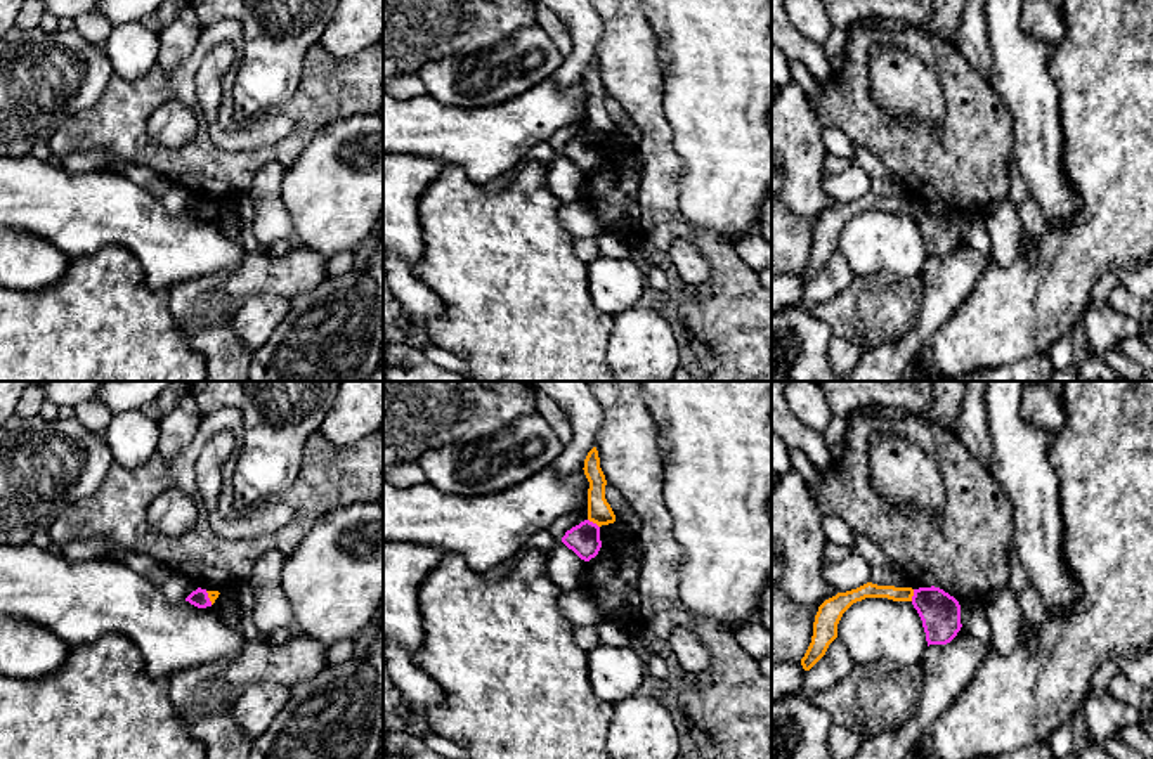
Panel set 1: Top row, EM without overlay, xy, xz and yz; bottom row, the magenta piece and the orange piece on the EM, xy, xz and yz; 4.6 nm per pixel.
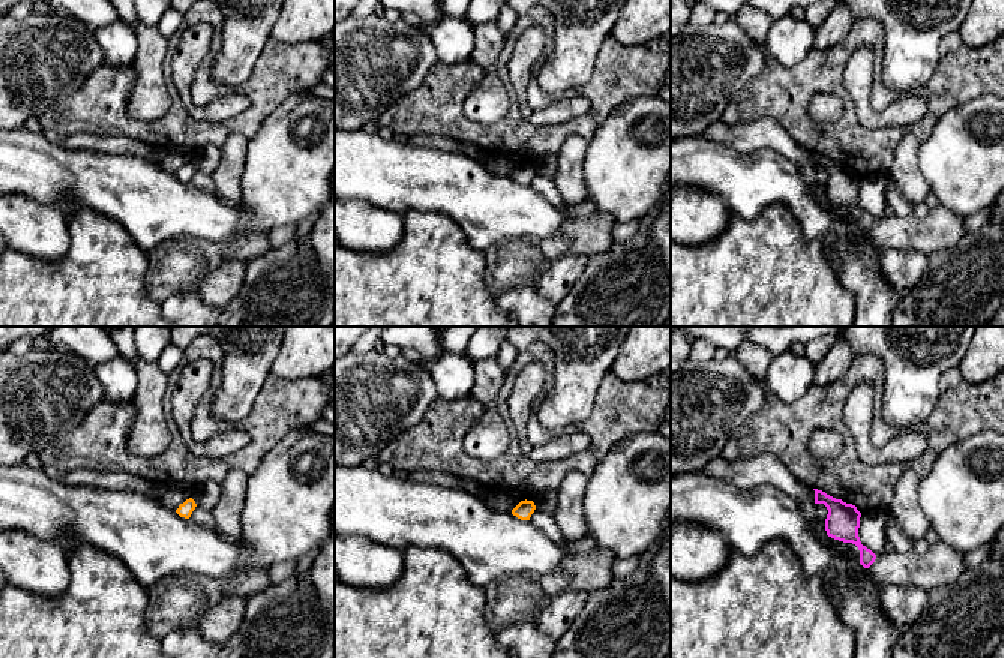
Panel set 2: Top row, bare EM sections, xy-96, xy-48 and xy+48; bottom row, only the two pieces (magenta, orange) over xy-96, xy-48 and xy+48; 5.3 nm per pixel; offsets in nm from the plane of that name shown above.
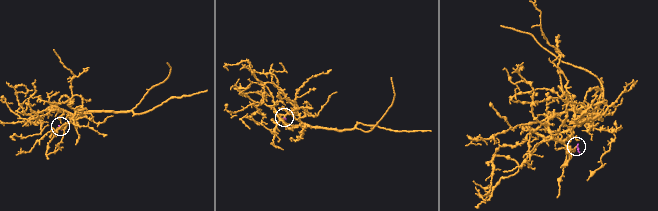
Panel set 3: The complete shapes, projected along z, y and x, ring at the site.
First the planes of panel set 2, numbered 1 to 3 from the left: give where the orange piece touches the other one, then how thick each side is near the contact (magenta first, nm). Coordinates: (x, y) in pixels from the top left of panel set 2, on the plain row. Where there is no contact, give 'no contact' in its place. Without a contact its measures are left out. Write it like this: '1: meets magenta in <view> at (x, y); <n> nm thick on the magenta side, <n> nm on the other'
1: no contact
2: no contact
3: no contact

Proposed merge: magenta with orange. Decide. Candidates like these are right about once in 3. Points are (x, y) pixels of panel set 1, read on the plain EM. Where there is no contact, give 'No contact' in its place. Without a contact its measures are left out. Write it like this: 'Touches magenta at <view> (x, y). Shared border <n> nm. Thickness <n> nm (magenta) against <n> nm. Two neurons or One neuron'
Touches magenta at xz (592, 134). Shared border 70 nm. Thickness 150 nm (magenta) against 110 nm. Two neurons

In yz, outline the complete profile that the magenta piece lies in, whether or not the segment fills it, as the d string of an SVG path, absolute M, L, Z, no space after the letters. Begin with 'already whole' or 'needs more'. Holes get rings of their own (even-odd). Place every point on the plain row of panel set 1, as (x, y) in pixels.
already whole | M940 199L914 201L912 217L922 232L928 258L950 255L962 239L959 213Z

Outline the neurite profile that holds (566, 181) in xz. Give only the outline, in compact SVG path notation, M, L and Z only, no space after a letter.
M562 152L548 165L548 189L562 201L570 203L583 198L586 173L581 172Z

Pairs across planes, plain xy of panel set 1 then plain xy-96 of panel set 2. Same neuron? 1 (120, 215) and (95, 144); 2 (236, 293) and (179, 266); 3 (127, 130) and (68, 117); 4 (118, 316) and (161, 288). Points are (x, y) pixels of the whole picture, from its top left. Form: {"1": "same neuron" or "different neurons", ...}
{"1": "different neurons", "2": "same neuron", "3": "same neuron", "4": "different neurons"}

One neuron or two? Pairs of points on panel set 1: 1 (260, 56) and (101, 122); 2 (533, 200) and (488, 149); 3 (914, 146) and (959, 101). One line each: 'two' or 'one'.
1: two
2: two
3: one

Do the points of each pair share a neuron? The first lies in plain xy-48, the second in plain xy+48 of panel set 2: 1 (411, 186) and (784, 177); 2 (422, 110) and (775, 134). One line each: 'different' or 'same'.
1: same
2: different

